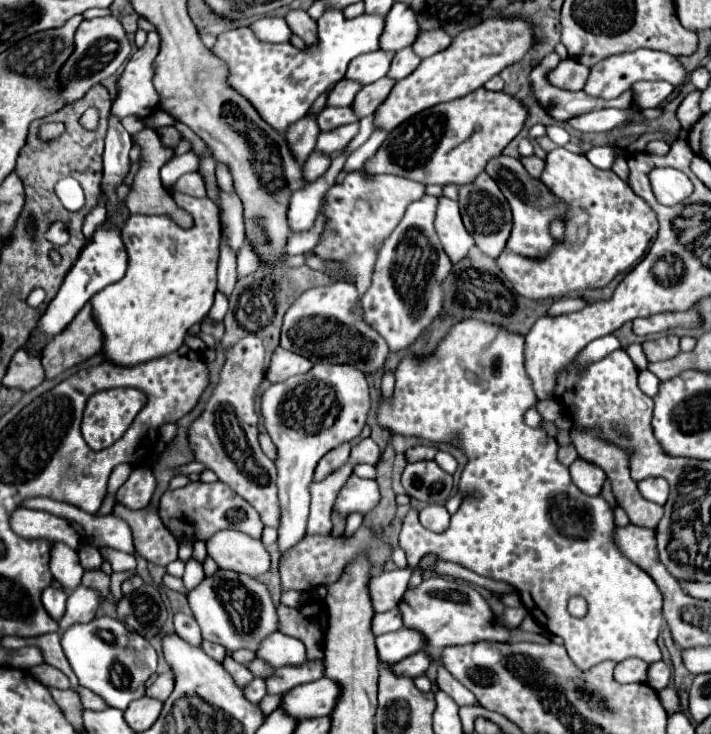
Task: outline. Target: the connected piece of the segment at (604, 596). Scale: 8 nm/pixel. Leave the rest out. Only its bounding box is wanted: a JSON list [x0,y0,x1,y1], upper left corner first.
[377,319,663,671]

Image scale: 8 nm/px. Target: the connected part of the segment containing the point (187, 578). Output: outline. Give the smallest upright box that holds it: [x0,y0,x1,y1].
[183,557,205,589]

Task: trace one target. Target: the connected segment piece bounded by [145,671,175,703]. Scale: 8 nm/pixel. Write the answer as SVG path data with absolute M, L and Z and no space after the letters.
M167 671L167 673L159 675L157 681L155 681L151 687L147 687L145 697L151 697L151 699L157 699L157 701L163 703L163 701L171 695L173 683L175 683L175 681L173 681L173 675L171 675L171 671Z

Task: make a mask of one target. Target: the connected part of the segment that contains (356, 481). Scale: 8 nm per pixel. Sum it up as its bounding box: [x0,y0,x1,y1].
[333,475,379,519]

